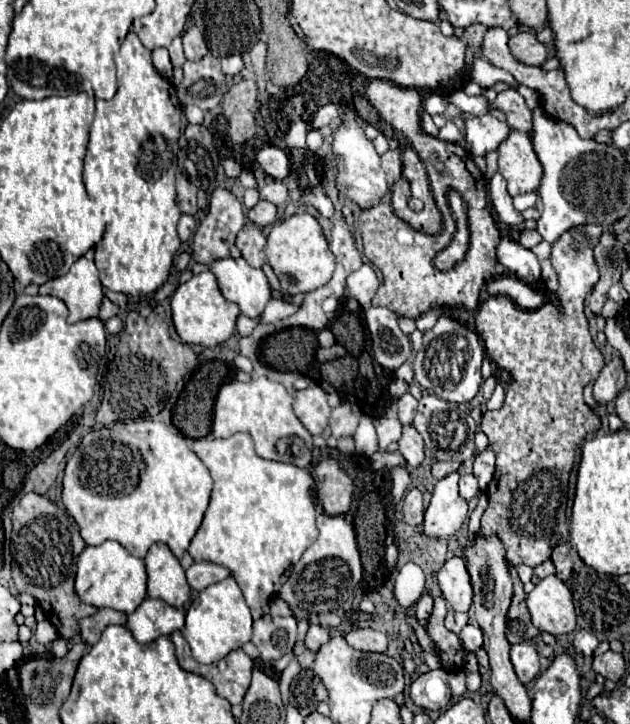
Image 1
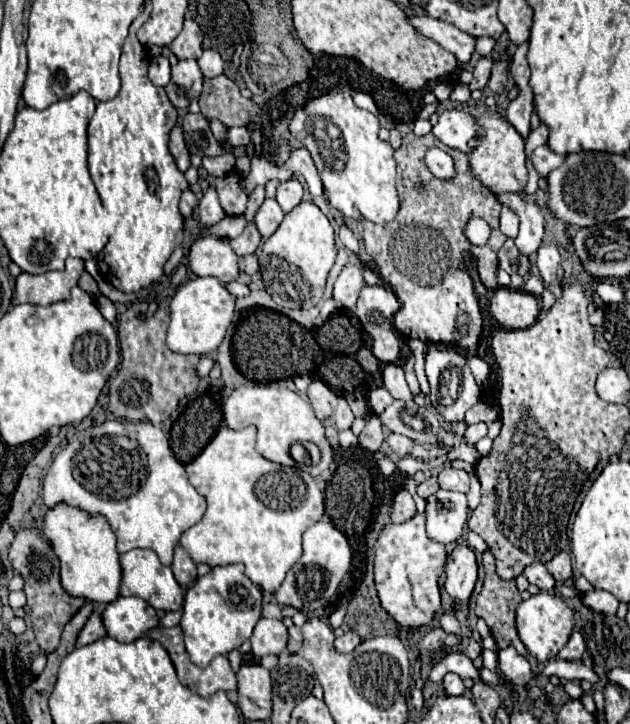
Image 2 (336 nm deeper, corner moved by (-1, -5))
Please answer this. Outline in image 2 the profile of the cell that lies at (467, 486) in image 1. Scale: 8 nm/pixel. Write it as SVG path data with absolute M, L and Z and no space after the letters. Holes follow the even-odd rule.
M437 490L433 496L427 498L425 512L429 538L441 544L451 544L463 534L463 528L467 524L467 498L461 492Z

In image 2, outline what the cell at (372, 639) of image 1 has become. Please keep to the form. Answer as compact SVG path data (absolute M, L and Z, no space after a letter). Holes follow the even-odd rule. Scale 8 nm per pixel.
M345 632L341 638L335 640L335 648L337 648L339 652L353 652L361 642L363 642L363 640L361 640L355 632Z

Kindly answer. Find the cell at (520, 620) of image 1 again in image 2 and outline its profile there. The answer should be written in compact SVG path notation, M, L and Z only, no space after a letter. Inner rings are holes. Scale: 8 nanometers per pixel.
M489 550L483 552L483 568L485 568L485 582L483 582L483 588L481 588L481 594L477 598L477 608L475 608L475 614L479 618L485 620L485 624L489 626L491 630L491 636L495 638L497 646L499 648L507 648L507 646L515 646L515 650L521 654L521 656L527 656L527 648L525 644L521 642L519 634L517 634L517 628L515 628L515 608L517 604L521 602L521 594L519 590L515 588L515 582L513 580L501 580L495 572L495 558Z

